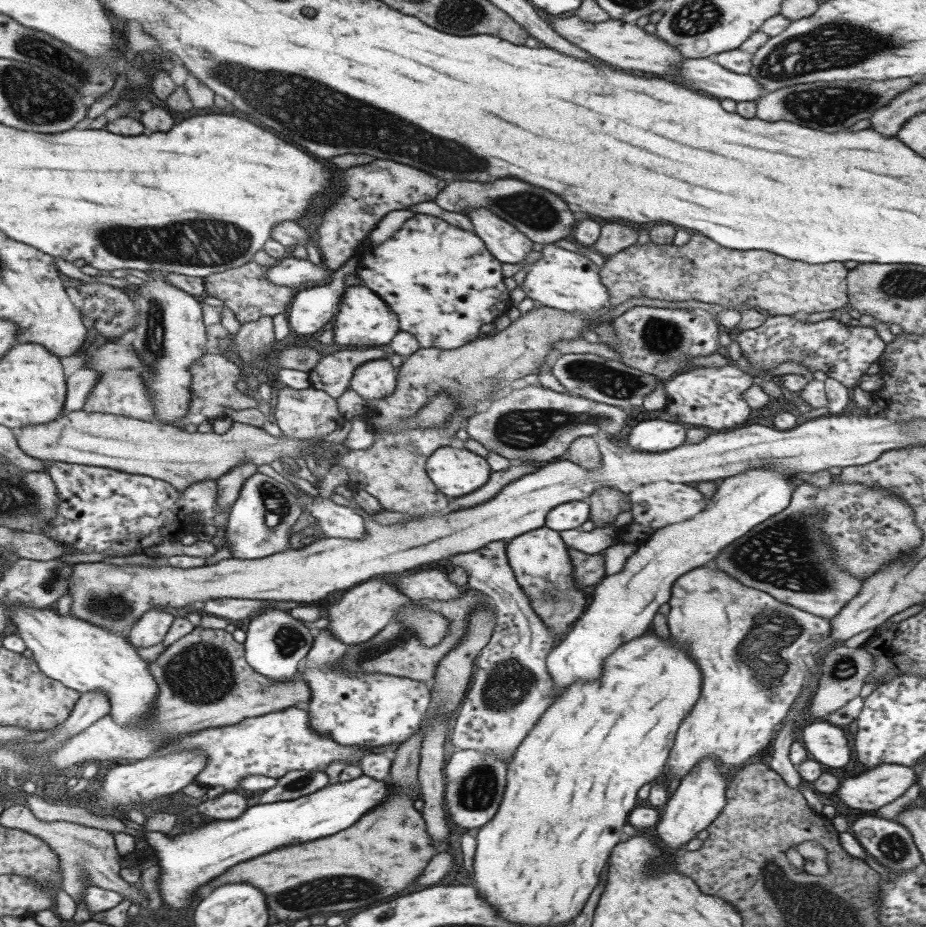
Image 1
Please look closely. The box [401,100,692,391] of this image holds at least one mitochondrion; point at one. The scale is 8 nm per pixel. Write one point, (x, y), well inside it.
(534, 210)

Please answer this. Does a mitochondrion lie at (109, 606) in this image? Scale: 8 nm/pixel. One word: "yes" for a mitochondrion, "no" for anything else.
yes

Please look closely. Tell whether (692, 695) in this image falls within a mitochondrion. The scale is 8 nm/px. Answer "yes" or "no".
no

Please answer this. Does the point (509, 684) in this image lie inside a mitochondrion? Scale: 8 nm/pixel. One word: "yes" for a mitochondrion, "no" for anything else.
yes

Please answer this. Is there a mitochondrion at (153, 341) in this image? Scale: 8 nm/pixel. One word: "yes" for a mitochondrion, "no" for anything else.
yes

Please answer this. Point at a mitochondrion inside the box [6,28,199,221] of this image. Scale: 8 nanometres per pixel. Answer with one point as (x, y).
(34, 48)

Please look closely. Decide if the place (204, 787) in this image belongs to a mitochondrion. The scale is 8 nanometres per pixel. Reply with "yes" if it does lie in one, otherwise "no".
no

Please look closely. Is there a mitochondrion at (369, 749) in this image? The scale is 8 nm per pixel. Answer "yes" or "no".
no

